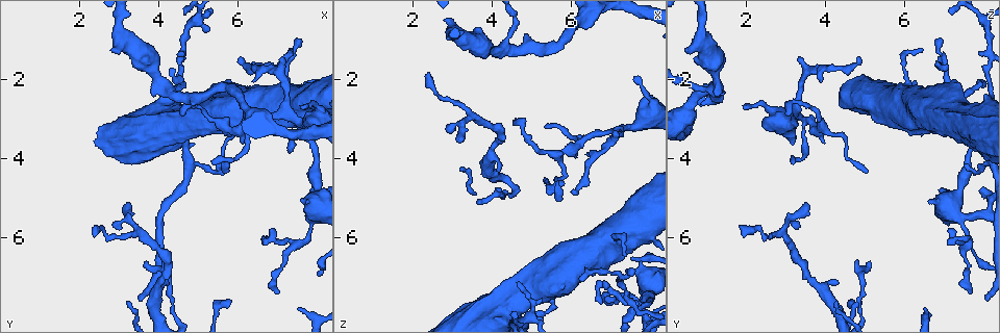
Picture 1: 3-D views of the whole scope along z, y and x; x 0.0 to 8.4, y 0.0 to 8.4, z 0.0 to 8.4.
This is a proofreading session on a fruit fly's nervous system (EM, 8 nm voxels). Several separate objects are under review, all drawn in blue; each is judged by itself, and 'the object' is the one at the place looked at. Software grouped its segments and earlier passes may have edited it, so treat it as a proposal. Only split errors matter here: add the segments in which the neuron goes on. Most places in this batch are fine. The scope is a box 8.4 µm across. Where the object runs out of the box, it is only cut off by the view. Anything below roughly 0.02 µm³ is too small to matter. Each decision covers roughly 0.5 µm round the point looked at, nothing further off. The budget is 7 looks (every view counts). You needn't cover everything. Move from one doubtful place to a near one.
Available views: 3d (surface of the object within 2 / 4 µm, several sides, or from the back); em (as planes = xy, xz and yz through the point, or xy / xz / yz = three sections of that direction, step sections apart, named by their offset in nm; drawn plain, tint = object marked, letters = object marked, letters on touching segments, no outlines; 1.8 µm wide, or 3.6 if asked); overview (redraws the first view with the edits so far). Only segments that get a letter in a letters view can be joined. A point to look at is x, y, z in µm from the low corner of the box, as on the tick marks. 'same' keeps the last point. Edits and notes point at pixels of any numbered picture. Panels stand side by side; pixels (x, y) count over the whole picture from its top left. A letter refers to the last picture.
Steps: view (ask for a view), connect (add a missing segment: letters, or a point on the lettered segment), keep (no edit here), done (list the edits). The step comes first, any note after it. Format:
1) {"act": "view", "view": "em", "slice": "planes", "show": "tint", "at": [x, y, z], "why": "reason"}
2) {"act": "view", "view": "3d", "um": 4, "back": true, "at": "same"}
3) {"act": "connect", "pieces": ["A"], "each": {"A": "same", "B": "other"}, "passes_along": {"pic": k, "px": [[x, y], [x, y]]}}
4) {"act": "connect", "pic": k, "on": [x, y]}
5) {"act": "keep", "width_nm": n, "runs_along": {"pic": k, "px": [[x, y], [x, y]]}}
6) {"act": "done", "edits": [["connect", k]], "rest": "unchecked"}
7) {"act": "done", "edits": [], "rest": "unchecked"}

{"act": "view", "view": "3d", "um": 4, "at": [3.50, 5.85, 2.95], "why": "sharp bend"}

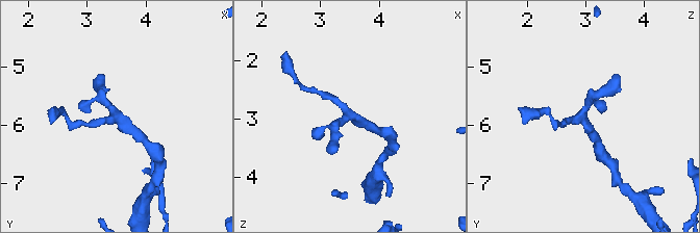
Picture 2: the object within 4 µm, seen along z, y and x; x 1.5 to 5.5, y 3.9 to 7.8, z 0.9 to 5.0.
{"act": "view", "view": "em", "slice": "planes", "show": "tint", "at": [3.55, 5.80, 2.95]}

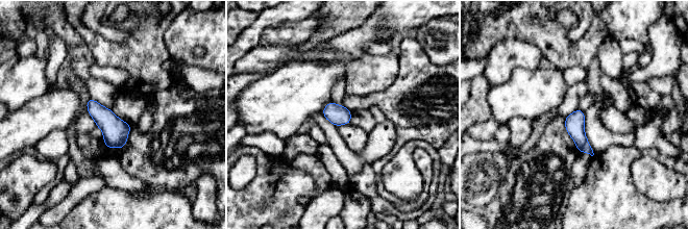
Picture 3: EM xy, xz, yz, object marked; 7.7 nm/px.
{"act": "view", "view": "em", "slice": "planes", "show": "letters", "at": "same", "why": "what lies round it"}

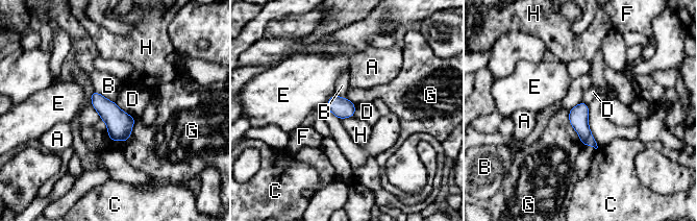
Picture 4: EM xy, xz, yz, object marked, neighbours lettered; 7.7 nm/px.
{"act": "keep", "width_nm": 160, "each": {"A": "other", "B": "other", "C": "other", "D": "other", "E": "other", "F": "other", "G": "other", "H": "other"}, "border": {"pic": 4, "px": [[115, 101], [122, 109], [135, 119]]}, "found": "none of them fits"}

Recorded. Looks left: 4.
{"act": "view", "view": "em", "slice": "planes", "show": "letters", "at": [5.75, 3.30, 3.90], "why": "sharp bend"}

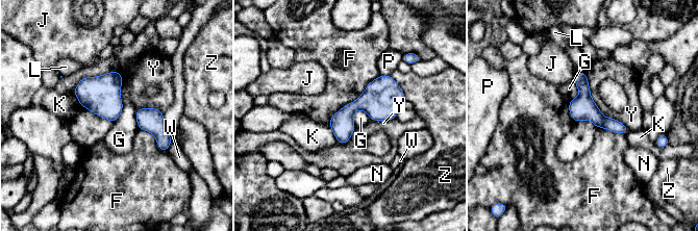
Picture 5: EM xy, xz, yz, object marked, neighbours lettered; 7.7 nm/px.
{"act": "keep", "each": {"F": "other", "G": "other", "J": "other", "K": "other", "L": "other", "N": "other", "P": "other", "W": "other", "Y": "other", "Z": "other"}, "runs_along": {"pic": 5, "px": [[578, 75], [584, 104], [624, 129]]}, "found": "none of them fits"}

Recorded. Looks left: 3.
{"act": "view", "view": "em", "slice": "yz", "step": 16, "show": "letters", "at": [6.75, 6.00, 7.60]}

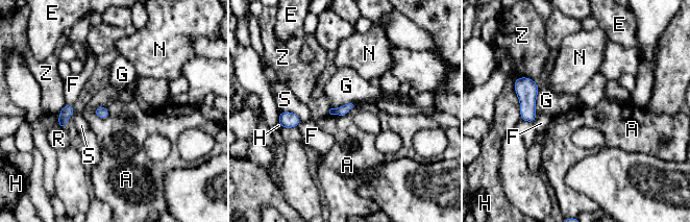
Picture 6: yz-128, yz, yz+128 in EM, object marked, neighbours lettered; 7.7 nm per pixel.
{"act": "keep", "each": {"A": "other", "E": "other", "F": "other", "G": "other", "H": "other", "N": "other", "R": "other", "S": "other", "Z": "other"}, "found": "none of them fits"}

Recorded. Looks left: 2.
{"act": "done", "edits": [], "rest": "unchecked"}

